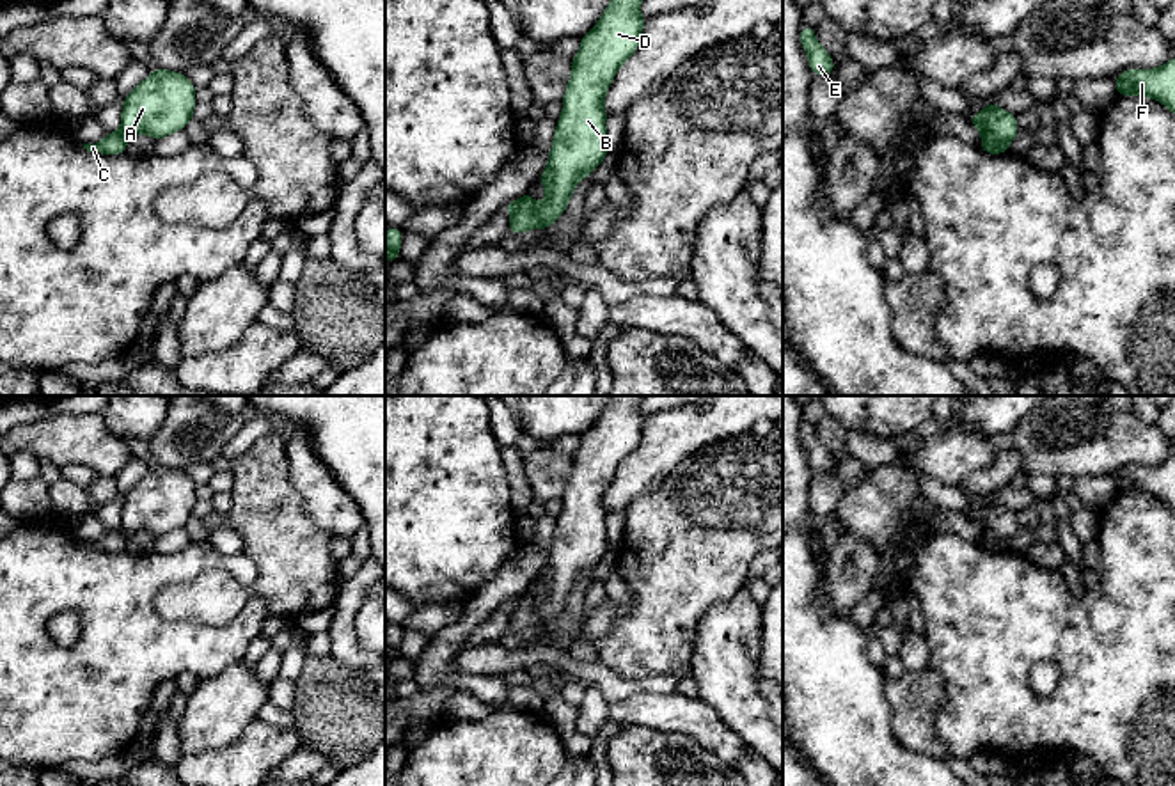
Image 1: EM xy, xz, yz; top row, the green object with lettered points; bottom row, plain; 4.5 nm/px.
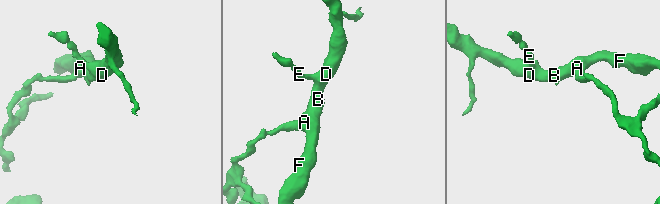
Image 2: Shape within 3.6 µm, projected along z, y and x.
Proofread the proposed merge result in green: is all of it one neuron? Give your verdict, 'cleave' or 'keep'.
cleave

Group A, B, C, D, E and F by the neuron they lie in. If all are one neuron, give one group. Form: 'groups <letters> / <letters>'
groups A B D E F / C

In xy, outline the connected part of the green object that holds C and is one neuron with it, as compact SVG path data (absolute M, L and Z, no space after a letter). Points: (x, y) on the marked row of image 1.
M119 131L108 133L103 140L96 144L83 144L83 149L89 153L101 153L101 154L124 154L126 153L128 138Z

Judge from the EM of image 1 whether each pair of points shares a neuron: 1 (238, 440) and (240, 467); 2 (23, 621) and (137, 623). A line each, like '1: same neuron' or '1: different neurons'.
1: different neurons
2: same neuron

